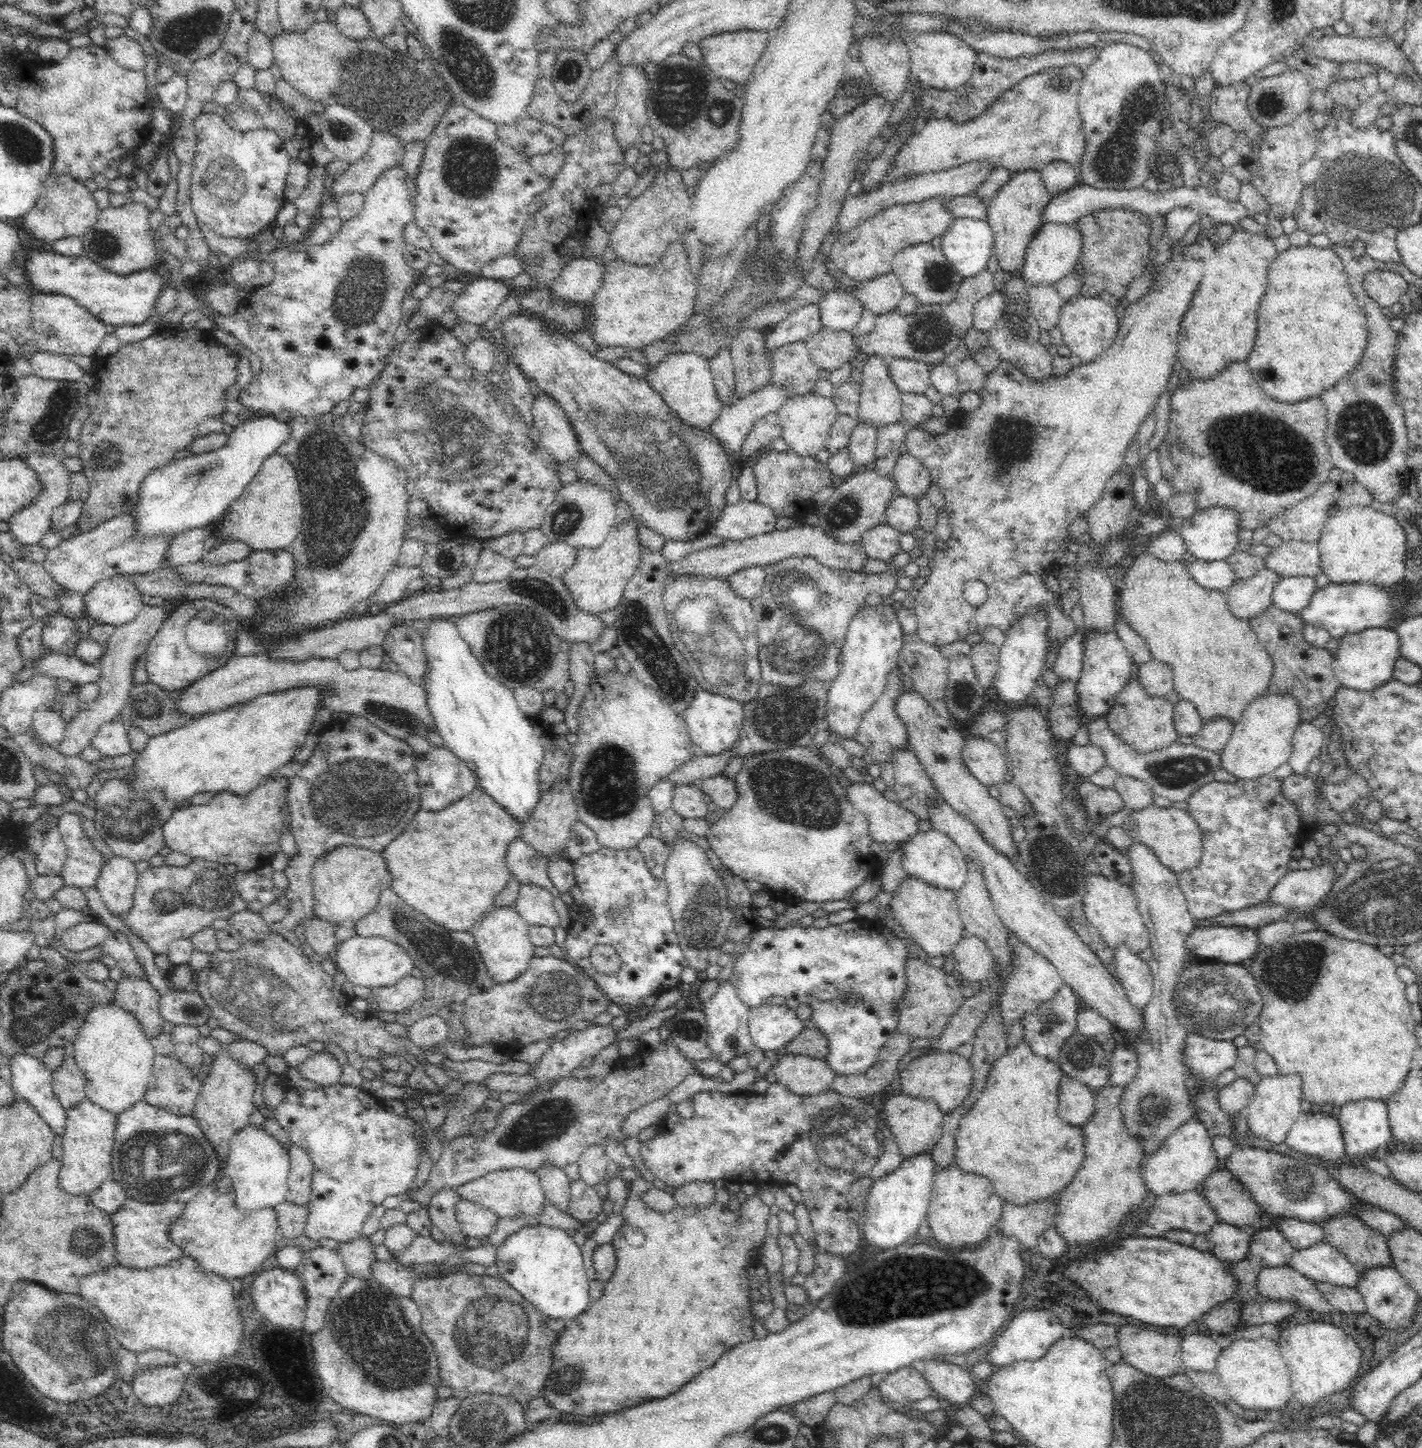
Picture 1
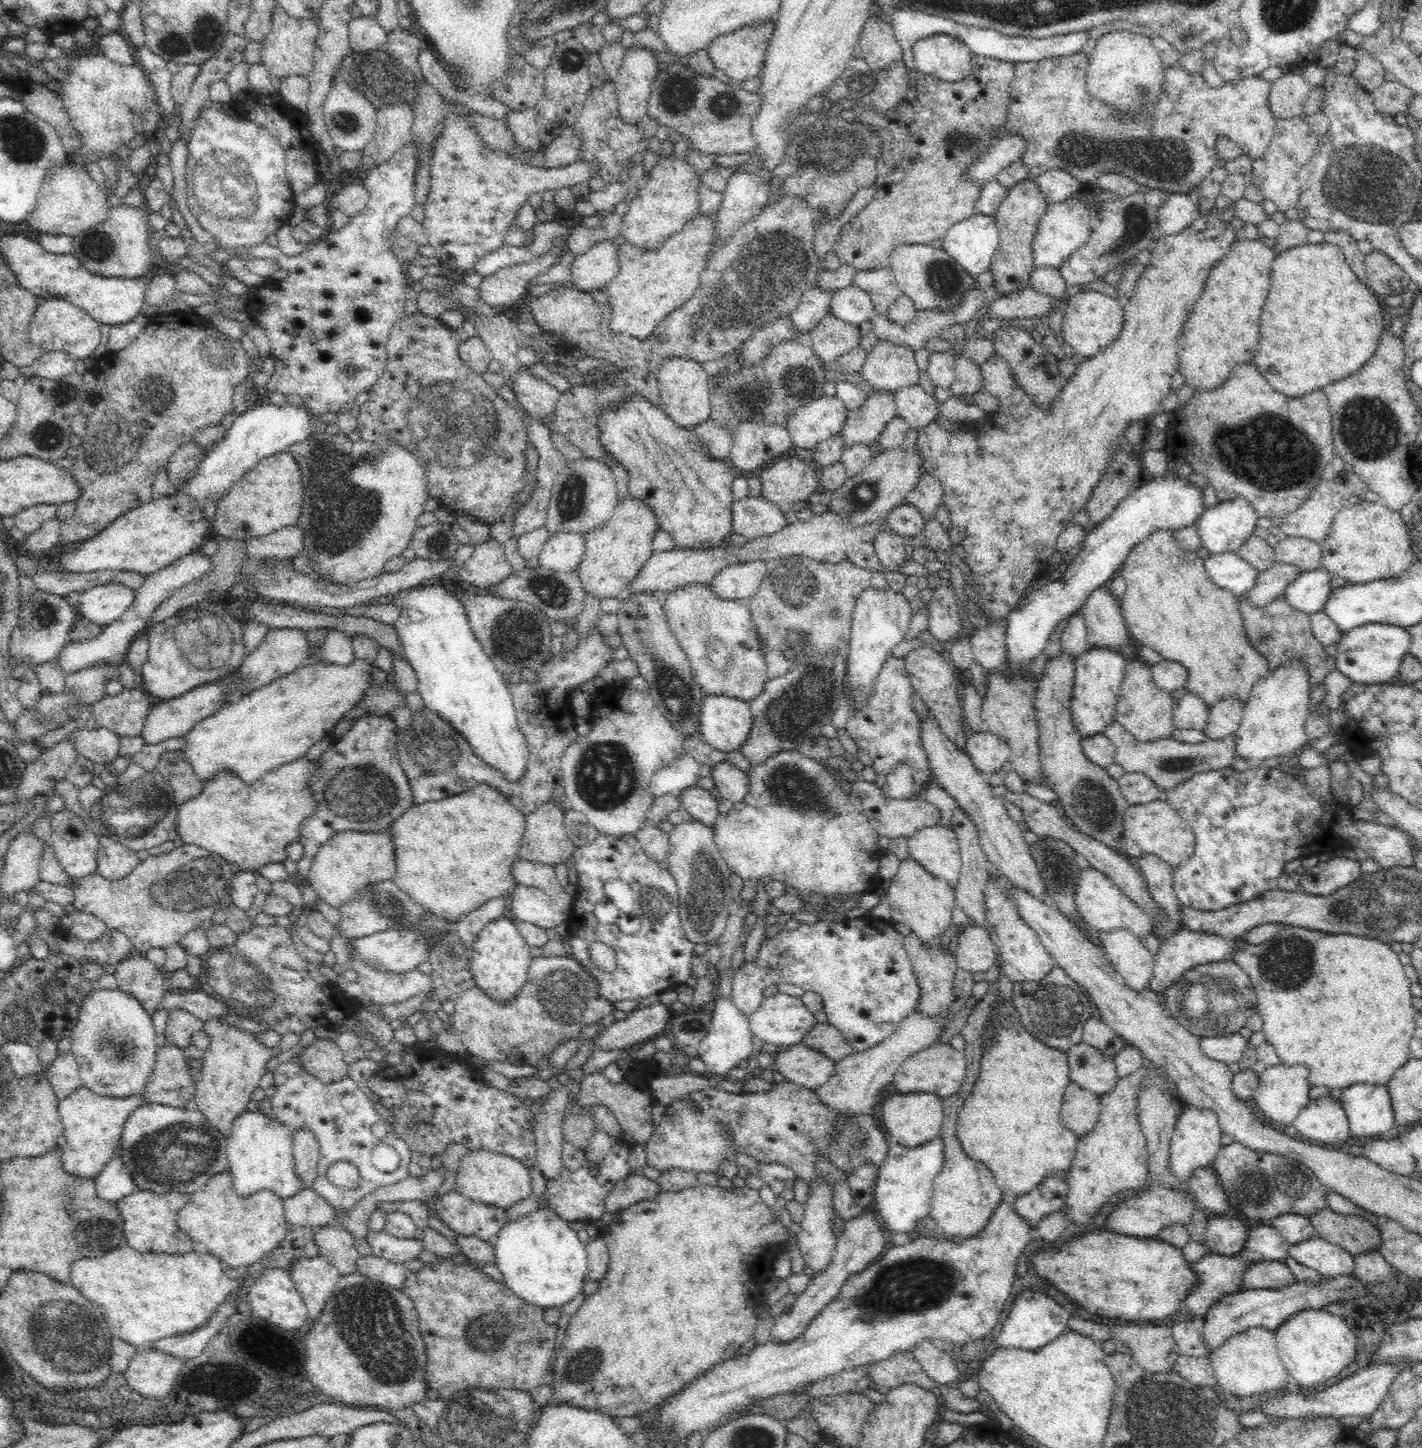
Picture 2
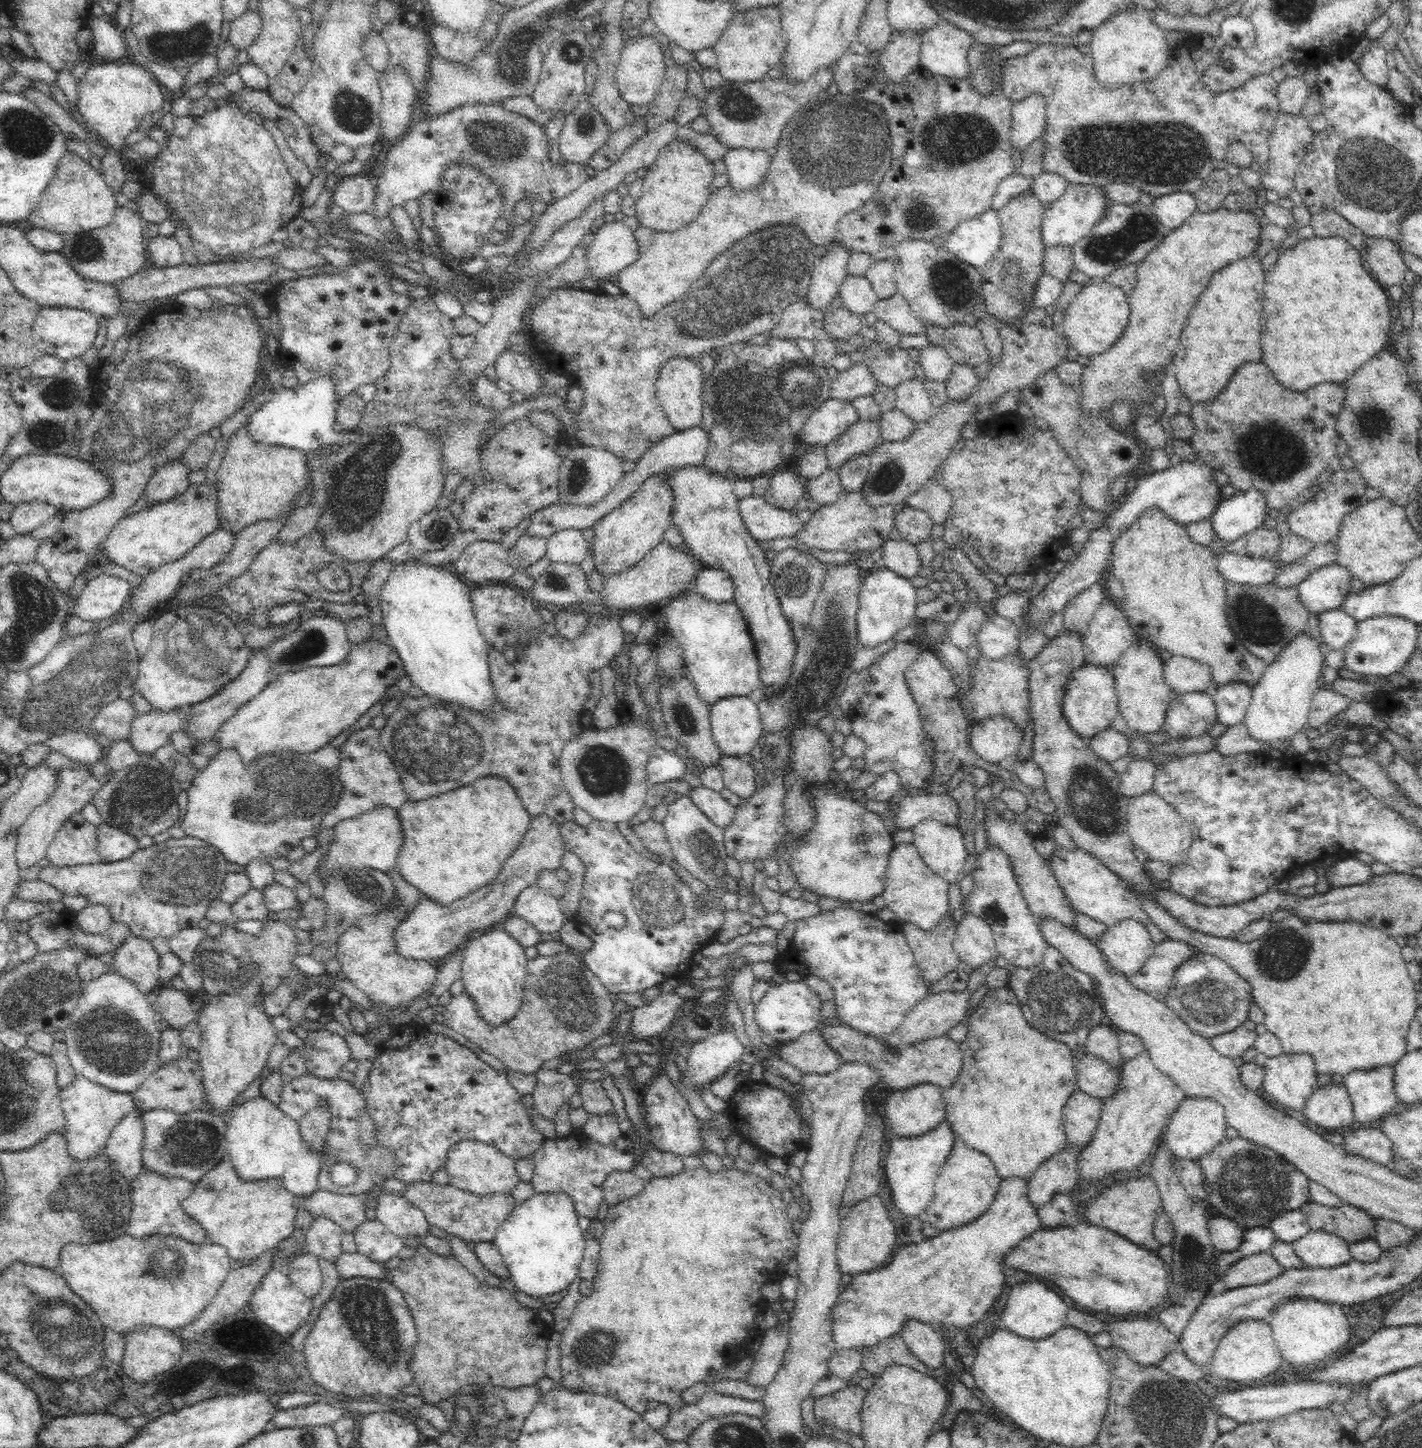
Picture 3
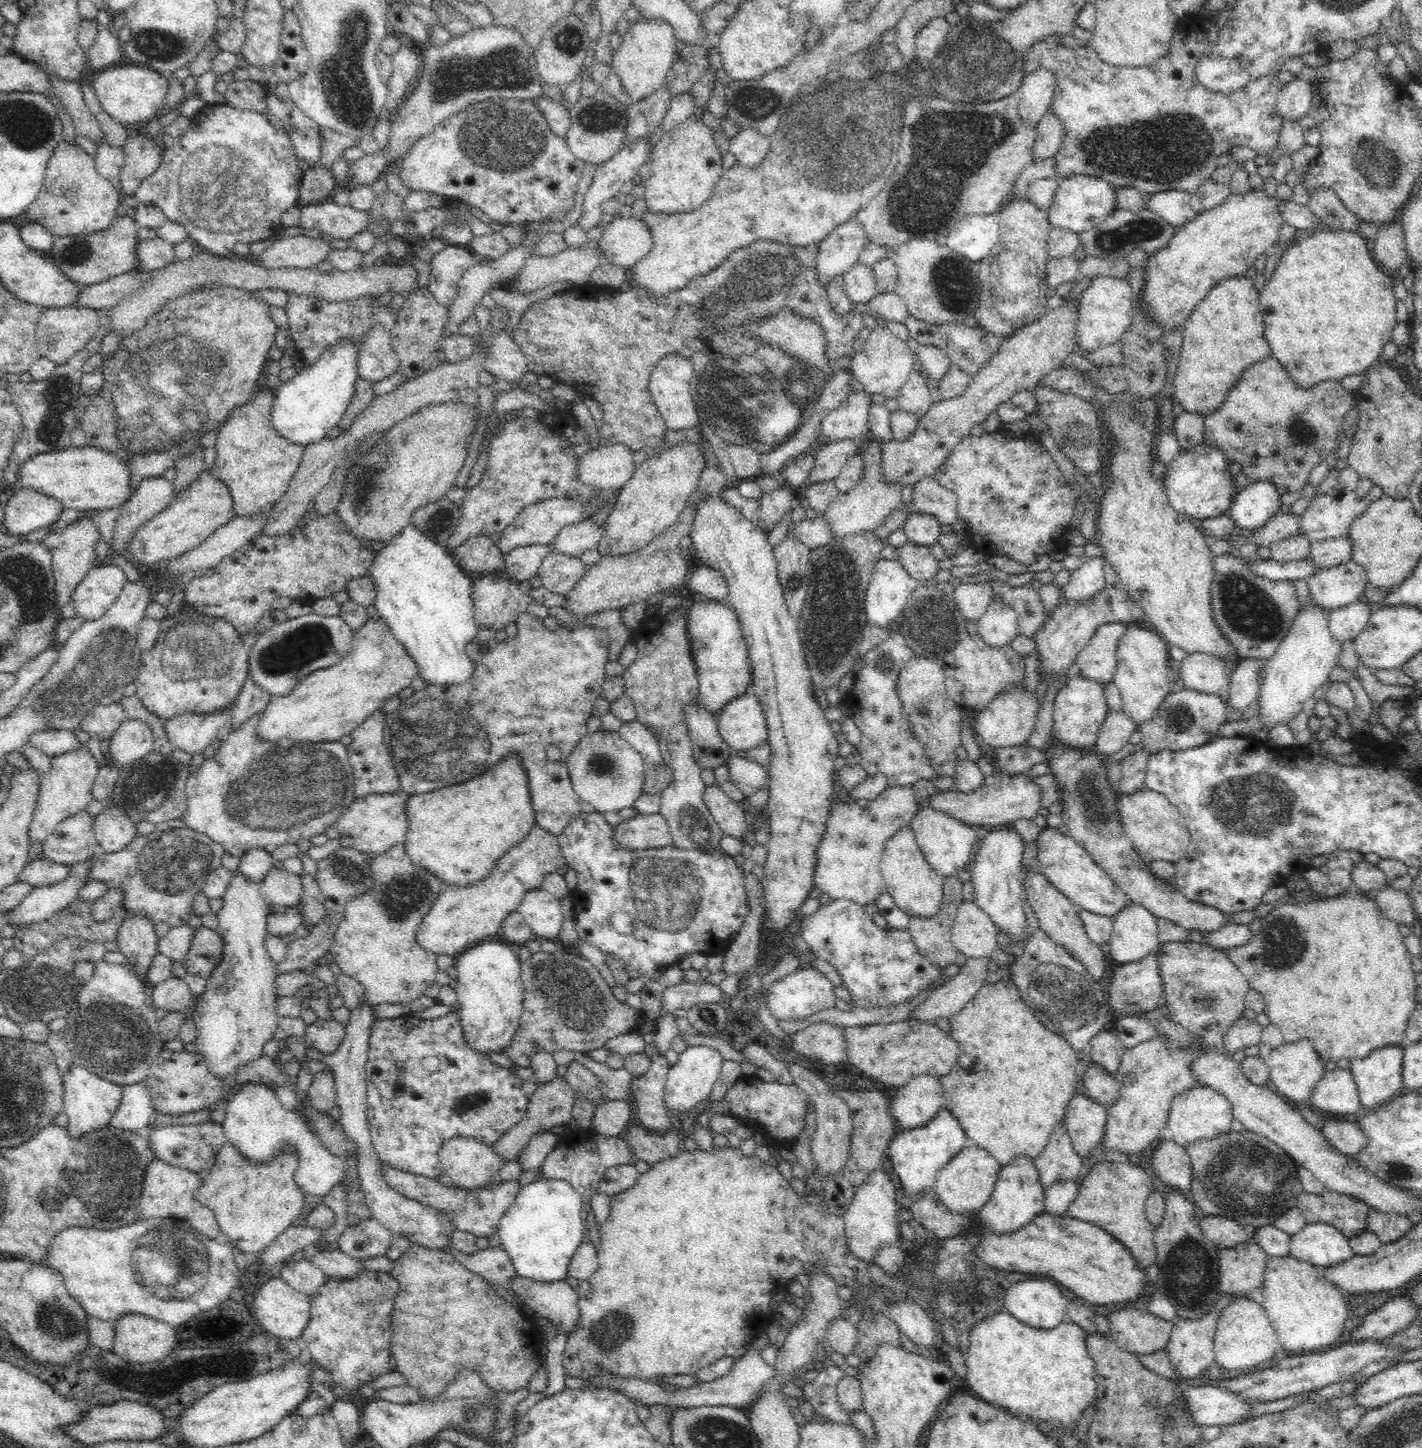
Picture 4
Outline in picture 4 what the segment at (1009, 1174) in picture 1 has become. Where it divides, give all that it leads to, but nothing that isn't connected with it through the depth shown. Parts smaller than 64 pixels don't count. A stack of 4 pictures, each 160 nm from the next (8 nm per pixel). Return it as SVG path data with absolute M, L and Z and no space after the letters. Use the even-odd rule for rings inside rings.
M1001 978L998 982L987 982L981 989L974 995L974 998L958 1012L954 1014L952 1018L948 1018L951 1025L951 1032L949 1035L960 1047L960 1055L957 1057L956 1065L954 1069L947 1075L938 1077L938 1081L944 1090L944 1104L943 1107L948 1109L950 1113L960 1122L960 1126L964 1129L969 1143L973 1143L975 1146L987 1150L1001 1166L1012 1162L1014 1158L1018 1156L1027 1156L1027 1158L1036 1158L1046 1142L1048 1142L1048 1136L1050 1132L1059 1125L1059 1123L1065 1119L1065 1111L1071 1101L1071 1098L1076 1094L1076 1083L1078 1082L1078 1074L1076 1074L1076 1065L1078 1063L1077 1052L1066 1041L1065 1038L1054 1034L1051 1030L1048 1030L1033 1014L1033 1010L1028 1008L1019 995L1017 986L1010 978Z

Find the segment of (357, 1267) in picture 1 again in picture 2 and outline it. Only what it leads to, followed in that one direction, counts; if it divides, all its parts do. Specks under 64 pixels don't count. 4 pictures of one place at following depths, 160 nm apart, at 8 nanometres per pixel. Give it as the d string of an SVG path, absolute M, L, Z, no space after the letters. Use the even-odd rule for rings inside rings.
M326 1225L316 1227L310 1233L319 1254L324 1255L341 1275L356 1273L356 1262L361 1255L354 1247L355 1236L348 1229Z

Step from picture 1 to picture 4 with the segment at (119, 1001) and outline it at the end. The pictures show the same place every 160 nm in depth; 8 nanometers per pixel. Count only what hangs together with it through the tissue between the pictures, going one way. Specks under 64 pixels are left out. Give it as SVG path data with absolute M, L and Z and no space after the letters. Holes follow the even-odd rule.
M127 912L117 932L118 950L132 966L130 971L143 981L152 964L152 958L159 953L154 925L155 923L143 914Z

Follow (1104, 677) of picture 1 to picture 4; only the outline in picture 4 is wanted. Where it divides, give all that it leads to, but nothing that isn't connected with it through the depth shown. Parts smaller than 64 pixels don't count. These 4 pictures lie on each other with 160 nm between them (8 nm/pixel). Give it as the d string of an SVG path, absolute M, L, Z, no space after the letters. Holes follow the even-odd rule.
M1073 671L1066 684L1058 691L1054 704L1054 731L1051 732L1056 743L1074 749L1092 749L1097 741L1100 727L1109 714L1104 695L1104 683L1090 680Z

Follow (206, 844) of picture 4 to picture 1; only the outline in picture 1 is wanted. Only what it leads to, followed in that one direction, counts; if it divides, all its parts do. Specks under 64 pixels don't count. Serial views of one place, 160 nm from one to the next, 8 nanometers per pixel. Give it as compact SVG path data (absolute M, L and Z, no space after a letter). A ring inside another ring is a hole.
M190 859L191 863L183 867L168 867L164 864L140 872L132 908L120 916L124 924L144 940L155 954L166 953L171 942L190 938L216 918L226 920L230 915L247 909L246 901L235 889L234 870L227 870L226 865L219 862Z

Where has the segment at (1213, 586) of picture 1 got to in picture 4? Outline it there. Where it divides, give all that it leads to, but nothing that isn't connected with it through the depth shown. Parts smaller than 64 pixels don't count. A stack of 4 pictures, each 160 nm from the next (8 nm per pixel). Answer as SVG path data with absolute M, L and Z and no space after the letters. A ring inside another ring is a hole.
M1270 558L1250 561L1250 568L1252 568L1252 575L1258 577L1268 578L1270 580L1290 580L1295 582L1297 580L1308 579L1313 574L1318 574L1320 568L1310 561L1309 558L1304 558L1300 561L1291 562L1277 562Z

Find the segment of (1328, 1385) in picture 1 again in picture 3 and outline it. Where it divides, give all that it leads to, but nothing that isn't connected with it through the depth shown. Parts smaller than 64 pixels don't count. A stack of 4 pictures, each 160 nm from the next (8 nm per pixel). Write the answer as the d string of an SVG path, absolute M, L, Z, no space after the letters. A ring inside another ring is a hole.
M1286 1298L1274 1308L1267 1323L1271 1326L1281 1358L1299 1371L1336 1359L1336 1352L1350 1340L1348 1319L1342 1311L1342 1305L1335 1302L1320 1302L1313 1298Z

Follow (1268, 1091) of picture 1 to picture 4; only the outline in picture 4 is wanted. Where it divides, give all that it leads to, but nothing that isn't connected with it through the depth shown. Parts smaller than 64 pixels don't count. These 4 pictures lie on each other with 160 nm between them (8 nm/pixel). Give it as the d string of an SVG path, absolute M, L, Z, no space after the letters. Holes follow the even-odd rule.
M1307 1038L1294 1043L1284 1043L1272 1049L1270 1055L1265 1059L1270 1068L1269 1086L1287 1101L1307 1104L1312 1096L1314 1088L1325 1074L1324 1063L1318 1053L1314 1051L1312 1043Z

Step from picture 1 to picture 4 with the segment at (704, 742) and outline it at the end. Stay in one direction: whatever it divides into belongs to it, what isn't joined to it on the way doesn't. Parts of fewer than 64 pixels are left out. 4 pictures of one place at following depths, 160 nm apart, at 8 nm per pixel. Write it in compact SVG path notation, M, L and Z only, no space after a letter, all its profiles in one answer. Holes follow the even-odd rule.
M752 691L733 698L716 718L719 733L733 752L750 750L767 741L764 710Z

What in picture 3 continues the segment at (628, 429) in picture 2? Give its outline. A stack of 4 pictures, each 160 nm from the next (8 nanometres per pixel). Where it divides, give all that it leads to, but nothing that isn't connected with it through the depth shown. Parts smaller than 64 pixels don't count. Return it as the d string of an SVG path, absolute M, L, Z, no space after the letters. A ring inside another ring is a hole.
M690 465L670 470L669 487L673 492L671 522L681 532L683 548L699 563L726 572L734 584L734 602L740 608L742 617L748 623L749 632L754 642L755 651L758 655L758 673L764 694L777 693L782 690L789 681L793 658L796 655L798 644L794 641L794 633L790 630L788 619L782 611L780 600L774 593L774 587L770 583L772 569L768 560L765 559L765 552L758 546L756 540L744 526L739 514L739 500L733 491L734 477L728 474L720 475L700 465Z

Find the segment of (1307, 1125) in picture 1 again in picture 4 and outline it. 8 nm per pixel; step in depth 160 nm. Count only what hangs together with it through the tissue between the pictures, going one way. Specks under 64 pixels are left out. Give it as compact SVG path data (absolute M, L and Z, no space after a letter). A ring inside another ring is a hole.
M1336 1067L1325 1072L1308 1104L1315 1111L1354 1116L1361 1112L1359 1102L1358 1087L1350 1068Z

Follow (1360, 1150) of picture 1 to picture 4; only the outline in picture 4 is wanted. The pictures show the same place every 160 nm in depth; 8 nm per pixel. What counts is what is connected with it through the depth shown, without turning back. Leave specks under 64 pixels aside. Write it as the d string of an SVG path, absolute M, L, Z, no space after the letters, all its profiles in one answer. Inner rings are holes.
M1388 1046L1352 1061L1350 1073L1356 1081L1361 1112L1370 1112L1404 1090L1402 1062L1404 1046Z

